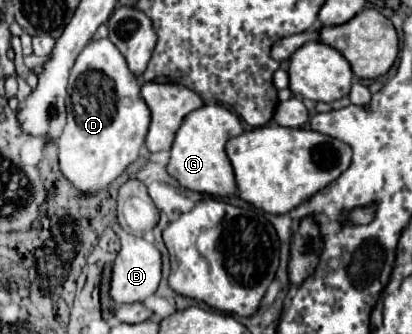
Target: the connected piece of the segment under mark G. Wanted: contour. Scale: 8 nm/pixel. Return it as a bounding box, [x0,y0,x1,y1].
[167,105,243,197]

